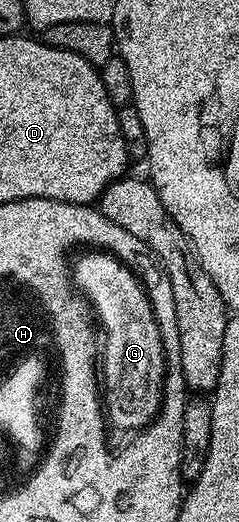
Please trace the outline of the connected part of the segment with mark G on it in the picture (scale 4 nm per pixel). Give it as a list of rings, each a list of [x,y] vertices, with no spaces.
[[[86,249],[78,260],[72,263],[72,283],[84,296],[93,314],[102,322],[102,331],[106,334],[106,356],[100,363],[106,366],[104,371],[104,415],[111,428],[122,433],[137,433],[149,425],[162,407],[162,382],[166,380],[166,353],[162,350],[162,338],[158,322],[146,289],[137,275],[126,264],[111,255],[97,249]]]

